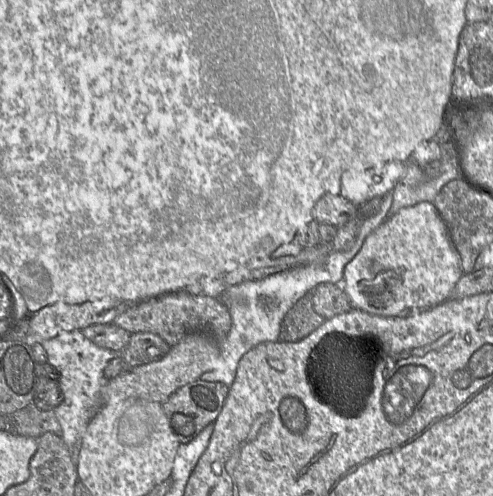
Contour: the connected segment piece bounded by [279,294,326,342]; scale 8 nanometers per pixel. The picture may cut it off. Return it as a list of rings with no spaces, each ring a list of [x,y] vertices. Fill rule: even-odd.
[[[306,294],[285,315],[281,324],[279,341],[298,342],[312,334],[325,321],[326,319],[320,318],[314,310],[310,294]]]

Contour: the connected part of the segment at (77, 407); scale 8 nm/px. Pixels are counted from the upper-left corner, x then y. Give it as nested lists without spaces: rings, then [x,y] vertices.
[[[81,330],[60,332],[56,337],[41,343],[47,351],[48,362],[60,372],[58,386],[63,393],[63,401],[54,408],[54,411],[62,428],[62,439],[77,467],[86,428],[103,406],[102,388],[109,381],[104,375],[104,369],[120,352],[97,346],[86,338]]]

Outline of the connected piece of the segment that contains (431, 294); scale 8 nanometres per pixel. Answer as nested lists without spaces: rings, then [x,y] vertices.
[[[423,201],[400,209],[365,239],[360,251],[345,267],[342,287],[350,299],[352,309],[377,316],[395,317],[449,299],[463,274],[460,256],[450,239],[445,222],[432,202]]]

